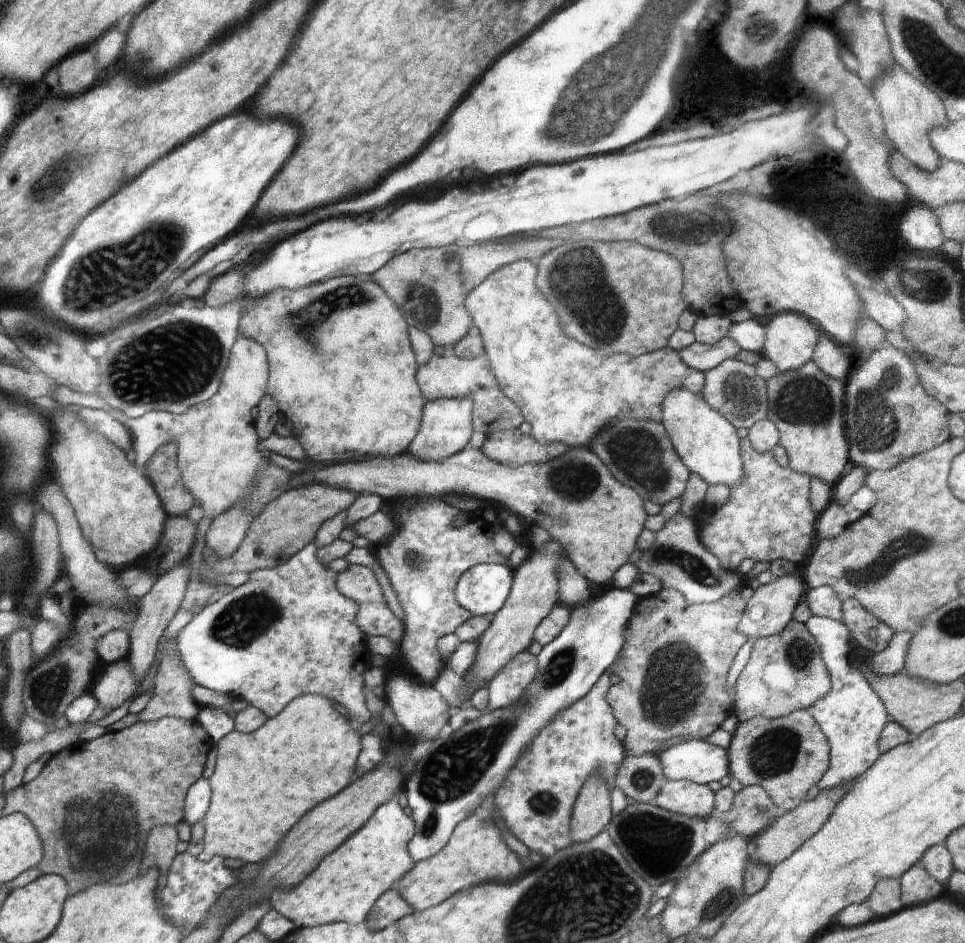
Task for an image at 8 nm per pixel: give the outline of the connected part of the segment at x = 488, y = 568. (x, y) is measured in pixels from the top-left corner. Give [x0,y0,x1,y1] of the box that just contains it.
[456,563,512,616]

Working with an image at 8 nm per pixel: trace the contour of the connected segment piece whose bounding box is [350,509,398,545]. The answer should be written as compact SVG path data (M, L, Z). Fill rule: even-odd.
M378 509L372 516L358 520L354 526L350 526L350 530L354 530L358 538L368 540L370 544L380 545L398 530L398 524L392 516Z

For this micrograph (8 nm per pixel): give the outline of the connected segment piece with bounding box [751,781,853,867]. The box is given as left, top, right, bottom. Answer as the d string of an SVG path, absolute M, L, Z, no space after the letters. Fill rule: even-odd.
M852 781L846 782L845 785L832 790L820 790L819 794L812 800L804 800L796 809L785 811L778 817L768 829L764 830L756 838L754 844L754 862L760 864L768 864L768 866L777 865L779 862L785 861L792 853L796 852L800 846L804 845L810 837L820 832L824 828L824 824L833 814L833 810L840 804L842 797L850 792Z

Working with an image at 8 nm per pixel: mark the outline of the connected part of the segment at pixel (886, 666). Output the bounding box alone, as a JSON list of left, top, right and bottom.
[870,632,911,676]

